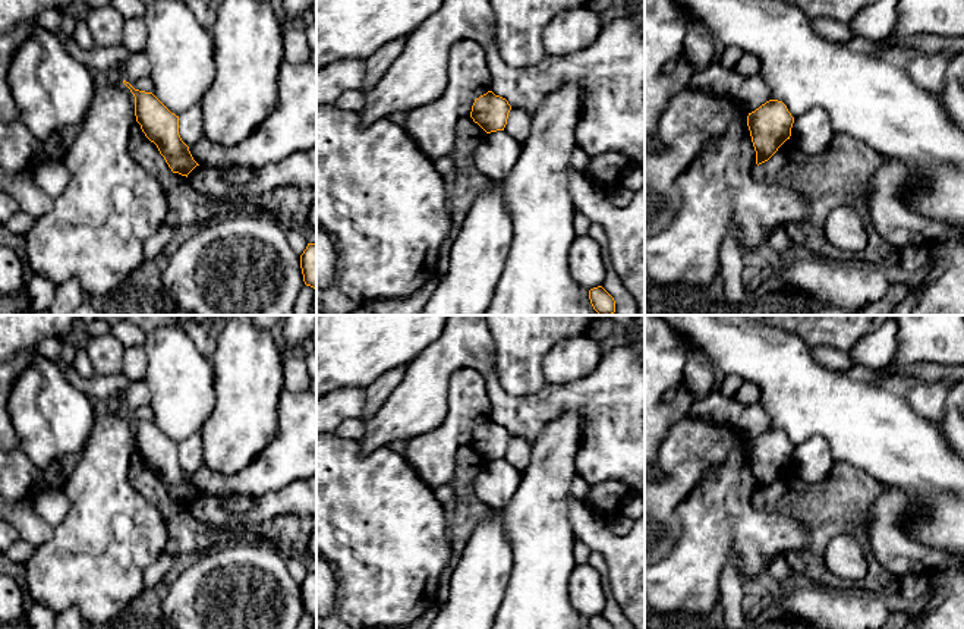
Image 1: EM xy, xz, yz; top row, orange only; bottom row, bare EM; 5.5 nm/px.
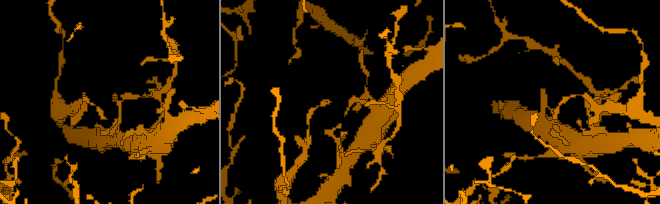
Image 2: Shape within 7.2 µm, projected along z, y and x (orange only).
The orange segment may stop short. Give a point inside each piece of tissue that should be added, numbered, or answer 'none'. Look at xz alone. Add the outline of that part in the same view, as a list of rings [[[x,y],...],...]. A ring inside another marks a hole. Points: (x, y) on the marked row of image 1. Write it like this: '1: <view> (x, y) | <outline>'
none

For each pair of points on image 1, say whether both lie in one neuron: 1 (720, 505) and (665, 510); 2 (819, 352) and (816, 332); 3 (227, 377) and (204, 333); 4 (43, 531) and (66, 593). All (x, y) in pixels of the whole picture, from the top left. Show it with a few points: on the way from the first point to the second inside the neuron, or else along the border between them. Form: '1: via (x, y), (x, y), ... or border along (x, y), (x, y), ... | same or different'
1: border along (699, 483), (677, 508), (681, 537), (676, 543) | different
2: border along (812, 346), (832, 346), (847, 352) | different
3: border along (223, 330), (219, 335), (210, 359) | different
4: border along (54, 527), (54, 531), (35, 547) | different

